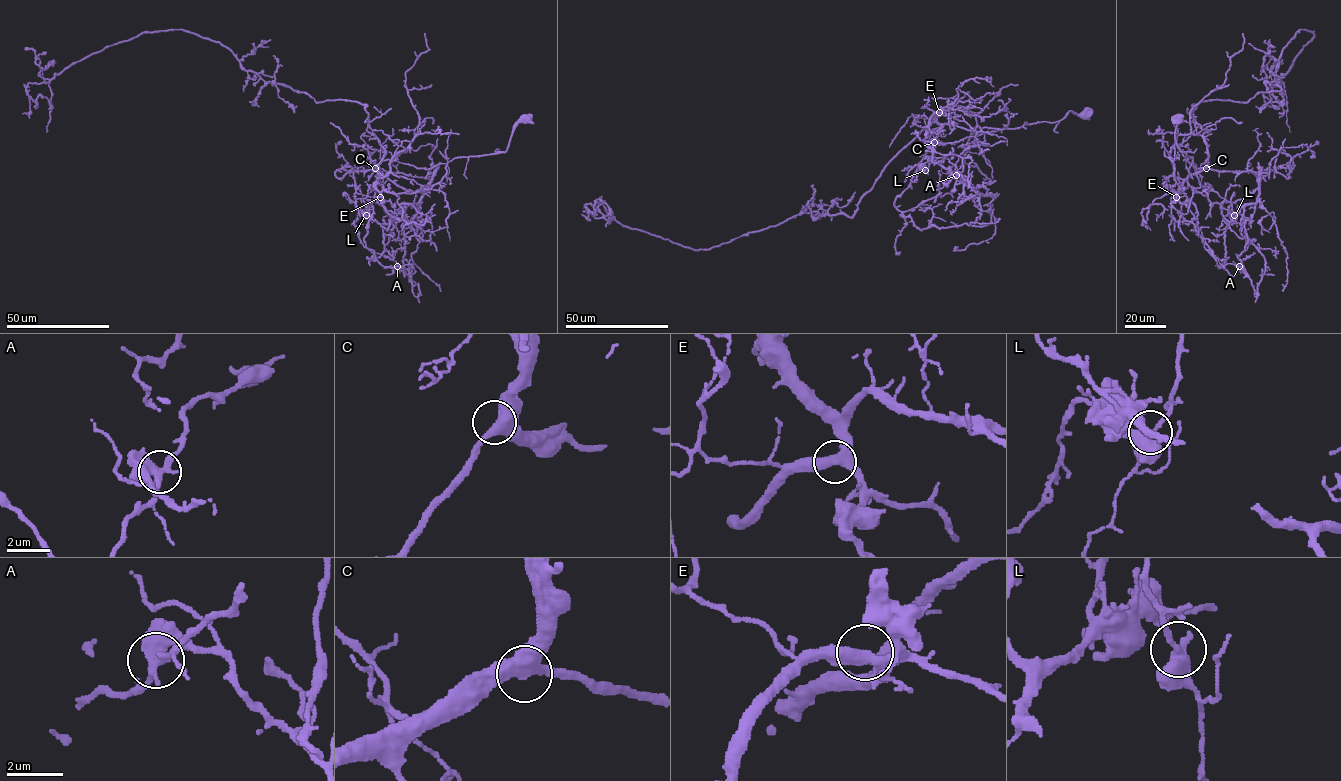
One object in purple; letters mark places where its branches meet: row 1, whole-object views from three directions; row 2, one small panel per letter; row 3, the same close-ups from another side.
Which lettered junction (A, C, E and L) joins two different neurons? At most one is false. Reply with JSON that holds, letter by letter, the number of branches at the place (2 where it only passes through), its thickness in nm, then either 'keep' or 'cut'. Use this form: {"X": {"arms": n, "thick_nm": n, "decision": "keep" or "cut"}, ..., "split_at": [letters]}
{"A": {"arms": 3, "thick_nm": 400, "decision": "cut"}, "C": {"arms": 3, "thick_nm": 460, "decision": "keep"}, "E": {"arms": 3, "thick_nm": 360, "decision": "keep"}, "L": {"arms": 3, "thick_nm": 380, "decision": "keep"}, "split_at": ["A"]}

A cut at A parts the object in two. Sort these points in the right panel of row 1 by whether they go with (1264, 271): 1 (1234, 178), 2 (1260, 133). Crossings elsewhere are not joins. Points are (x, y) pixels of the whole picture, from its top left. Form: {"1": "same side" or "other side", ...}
{"1": "other side", "2": "other side"}

